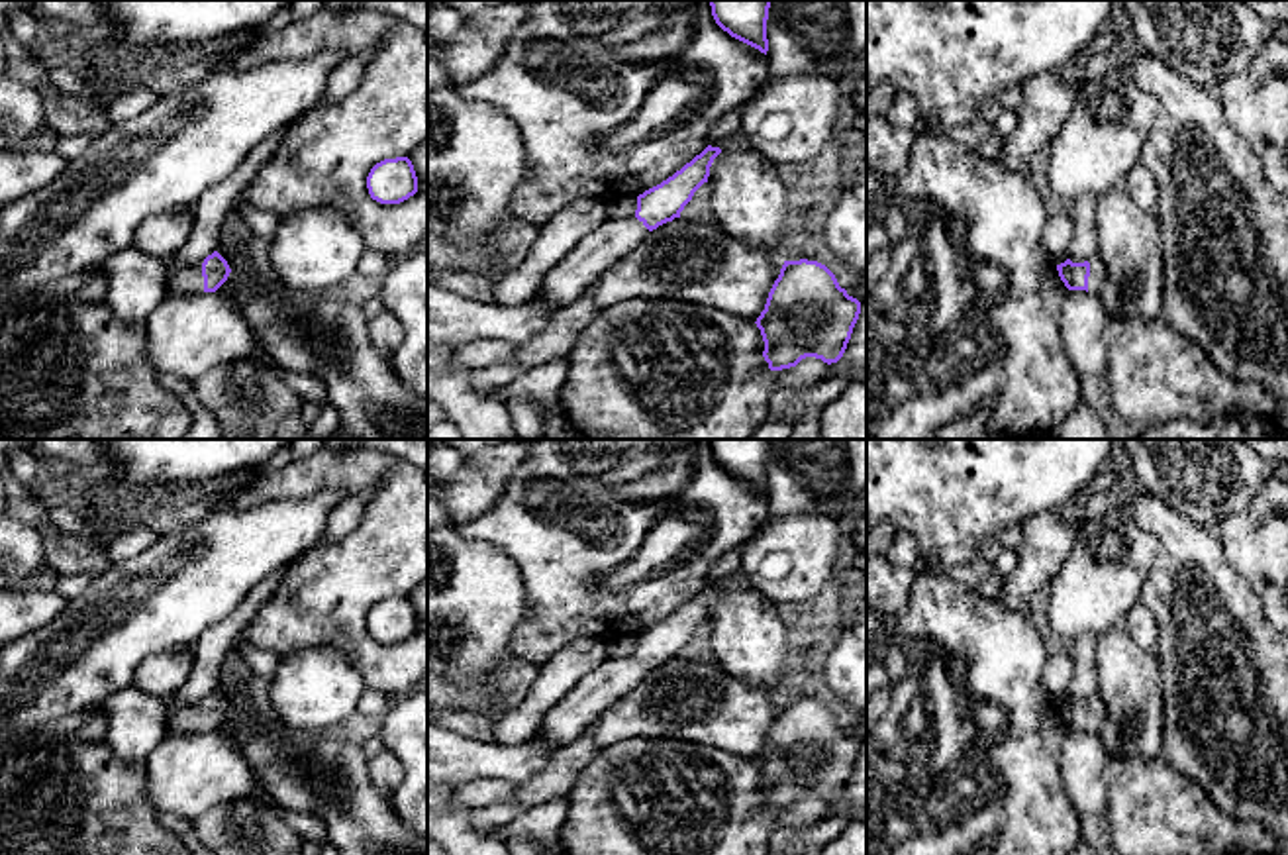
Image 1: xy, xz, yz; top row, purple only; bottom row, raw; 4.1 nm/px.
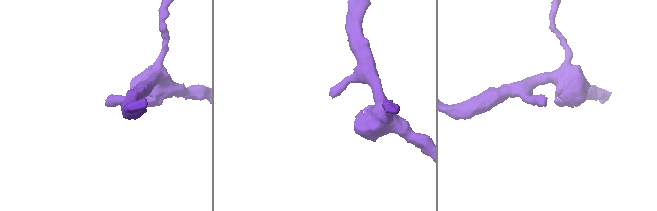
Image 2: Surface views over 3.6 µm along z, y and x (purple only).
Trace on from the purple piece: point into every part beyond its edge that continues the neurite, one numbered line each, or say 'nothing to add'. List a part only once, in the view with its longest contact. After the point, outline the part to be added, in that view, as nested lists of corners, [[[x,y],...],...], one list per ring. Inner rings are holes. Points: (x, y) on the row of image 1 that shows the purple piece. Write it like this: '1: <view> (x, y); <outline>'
1: xy (177, 279); [[[165,261],[165,296],[204,292],[202,263],[204,261],[192,267],[174,267]]]

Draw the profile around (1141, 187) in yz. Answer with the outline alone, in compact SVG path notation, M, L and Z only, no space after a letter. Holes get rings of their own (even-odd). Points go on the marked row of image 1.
M1137 163L1129 171L1127 178L1127 188L1125 192L1149 214L1157 216L1159 214L1159 204L1161 204L1161 190L1155 182L1153 173L1143 165Z

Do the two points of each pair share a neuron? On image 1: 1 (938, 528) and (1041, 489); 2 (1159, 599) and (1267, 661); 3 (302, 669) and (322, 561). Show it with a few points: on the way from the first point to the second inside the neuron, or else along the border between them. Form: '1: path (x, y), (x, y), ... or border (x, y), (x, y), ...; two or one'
1: path (963, 502), (994, 501), (1006, 489), (1016, 489); one
2: path (1187, 608), (1239, 661); one
3: border (281, 653), (336, 648), (351, 661); two

